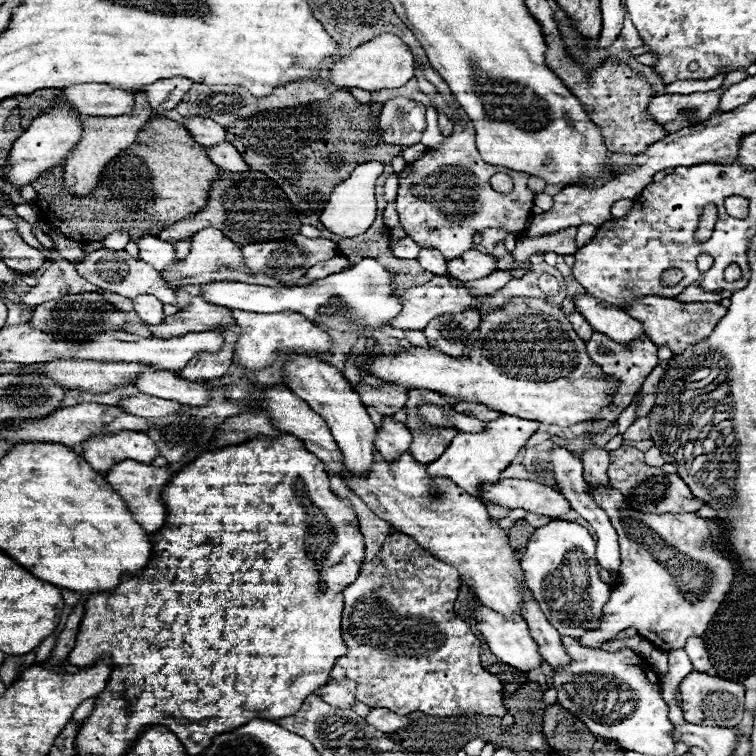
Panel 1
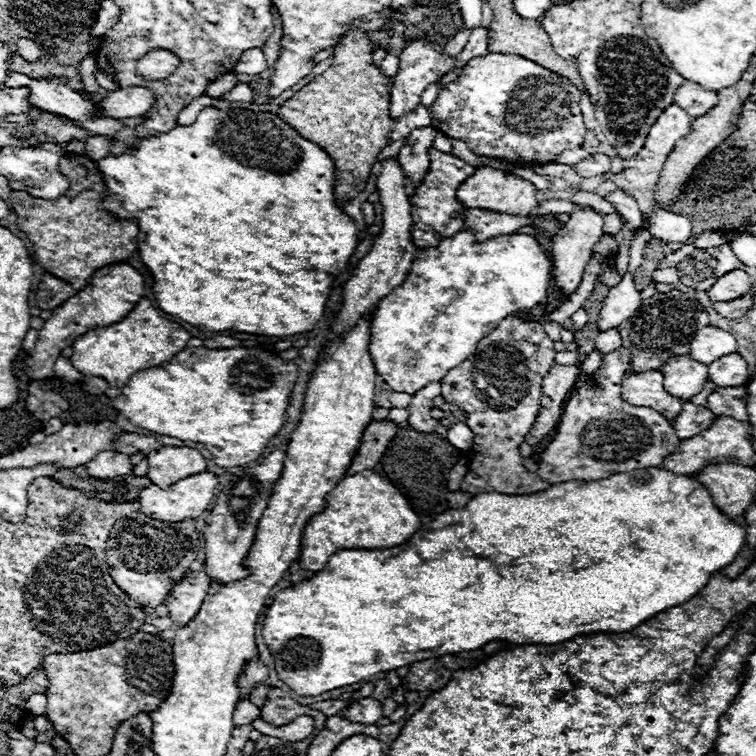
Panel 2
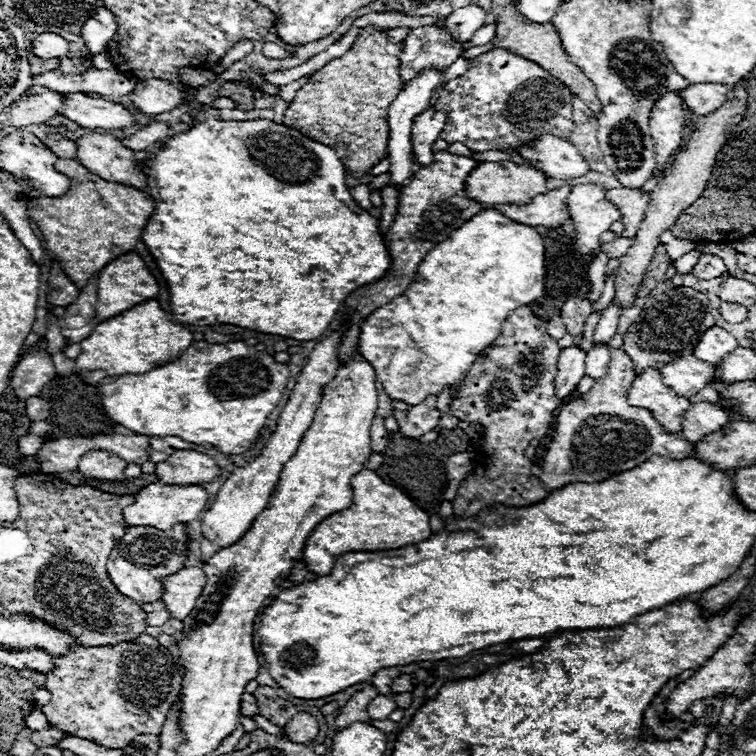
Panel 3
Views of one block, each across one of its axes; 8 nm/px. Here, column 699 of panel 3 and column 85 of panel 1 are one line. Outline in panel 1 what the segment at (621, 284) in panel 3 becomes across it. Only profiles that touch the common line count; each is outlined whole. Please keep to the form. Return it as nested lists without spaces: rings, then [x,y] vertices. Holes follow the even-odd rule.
[[[142,90],[136,92],[136,106],[132,110],[132,114],[128,116],[116,116],[116,118],[108,118],[108,116],[82,116],[82,128],[84,134],[78,142],[78,146],[68,154],[66,158],[66,166],[64,166],[64,184],[66,190],[72,192],[74,196],[82,196],[82,184],[88,186],[90,190],[94,190],[98,186],[98,180],[102,176],[102,170],[106,168],[106,164],[118,156],[124,148],[130,148],[136,142],[138,132],[144,128],[144,124],[148,122],[148,118],[152,118],[152,108],[146,100],[146,94]]]

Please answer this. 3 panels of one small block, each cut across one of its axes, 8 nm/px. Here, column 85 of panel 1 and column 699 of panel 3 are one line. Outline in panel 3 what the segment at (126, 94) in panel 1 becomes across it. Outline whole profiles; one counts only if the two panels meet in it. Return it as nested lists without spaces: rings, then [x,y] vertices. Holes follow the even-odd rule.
[[[690,84],[680,96],[696,116],[706,116],[726,102],[728,90],[724,84]]]

